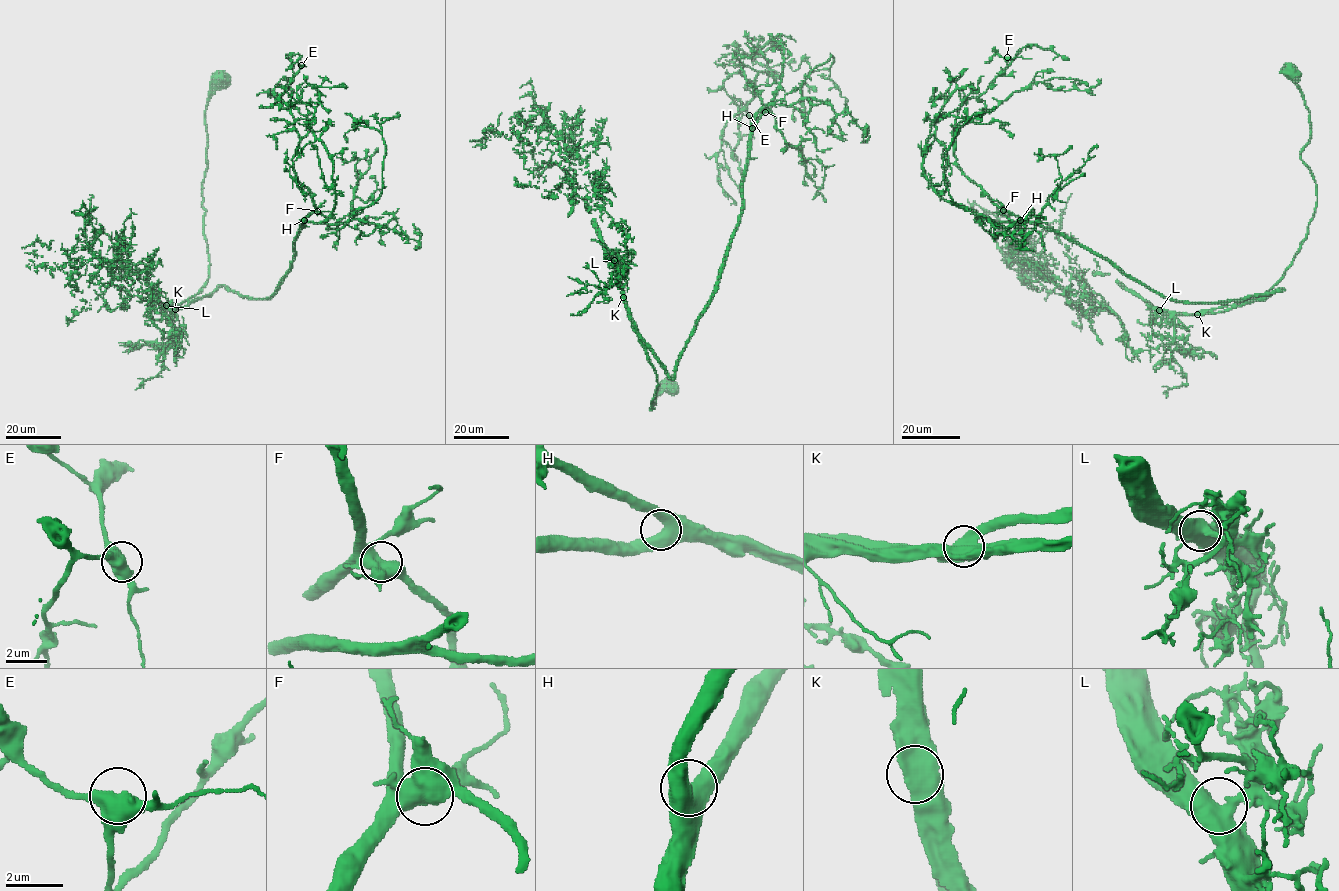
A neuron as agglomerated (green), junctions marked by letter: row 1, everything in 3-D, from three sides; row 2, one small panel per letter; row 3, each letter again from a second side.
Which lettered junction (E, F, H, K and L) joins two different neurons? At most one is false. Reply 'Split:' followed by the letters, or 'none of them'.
Split: none of them

